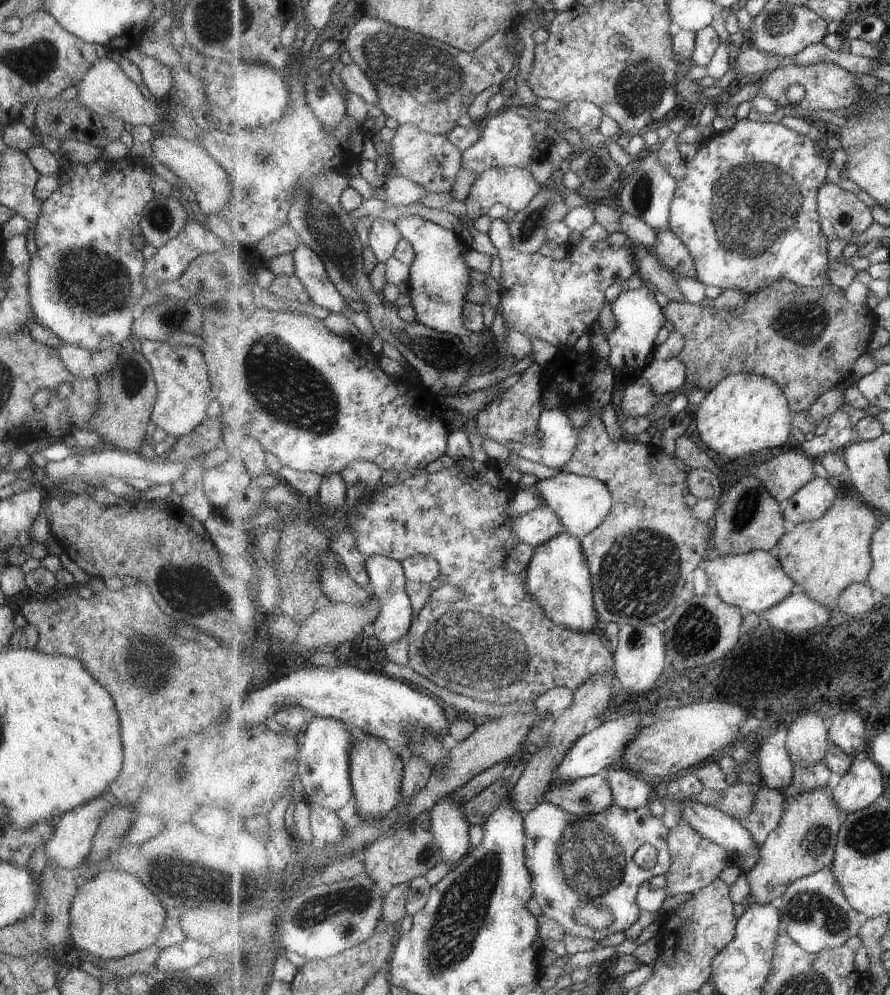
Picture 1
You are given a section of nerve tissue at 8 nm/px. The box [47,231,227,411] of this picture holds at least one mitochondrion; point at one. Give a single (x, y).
(94, 280)

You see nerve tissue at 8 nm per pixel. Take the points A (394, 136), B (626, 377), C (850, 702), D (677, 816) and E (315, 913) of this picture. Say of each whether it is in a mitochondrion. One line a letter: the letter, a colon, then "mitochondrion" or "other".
A: other
B: other
C: other
D: other
E: mitochondrion

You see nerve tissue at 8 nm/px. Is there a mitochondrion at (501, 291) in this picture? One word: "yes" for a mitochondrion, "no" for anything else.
no

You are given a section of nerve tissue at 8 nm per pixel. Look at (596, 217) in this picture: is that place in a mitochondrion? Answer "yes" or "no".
no

